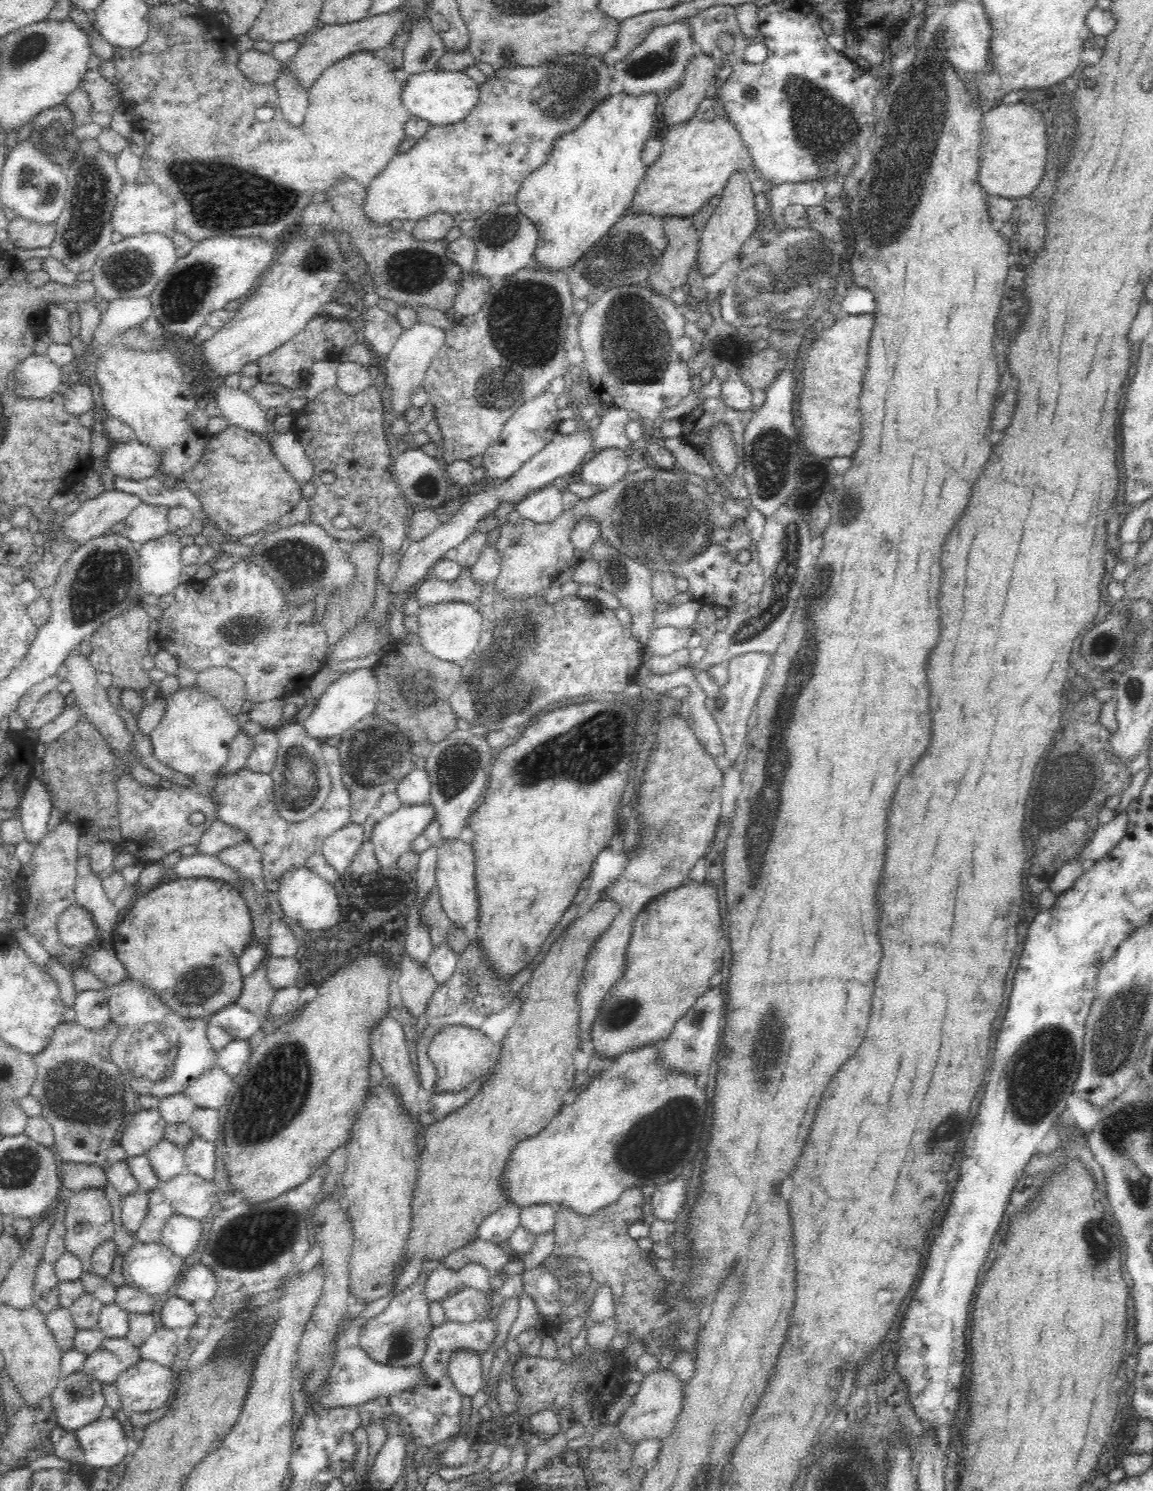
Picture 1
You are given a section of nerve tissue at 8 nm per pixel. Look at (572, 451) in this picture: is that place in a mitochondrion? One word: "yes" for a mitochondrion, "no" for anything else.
no

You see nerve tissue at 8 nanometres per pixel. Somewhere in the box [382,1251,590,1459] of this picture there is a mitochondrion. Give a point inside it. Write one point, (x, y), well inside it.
(403, 1344)

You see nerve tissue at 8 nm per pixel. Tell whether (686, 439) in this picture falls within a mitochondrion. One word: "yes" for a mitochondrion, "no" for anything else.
no

